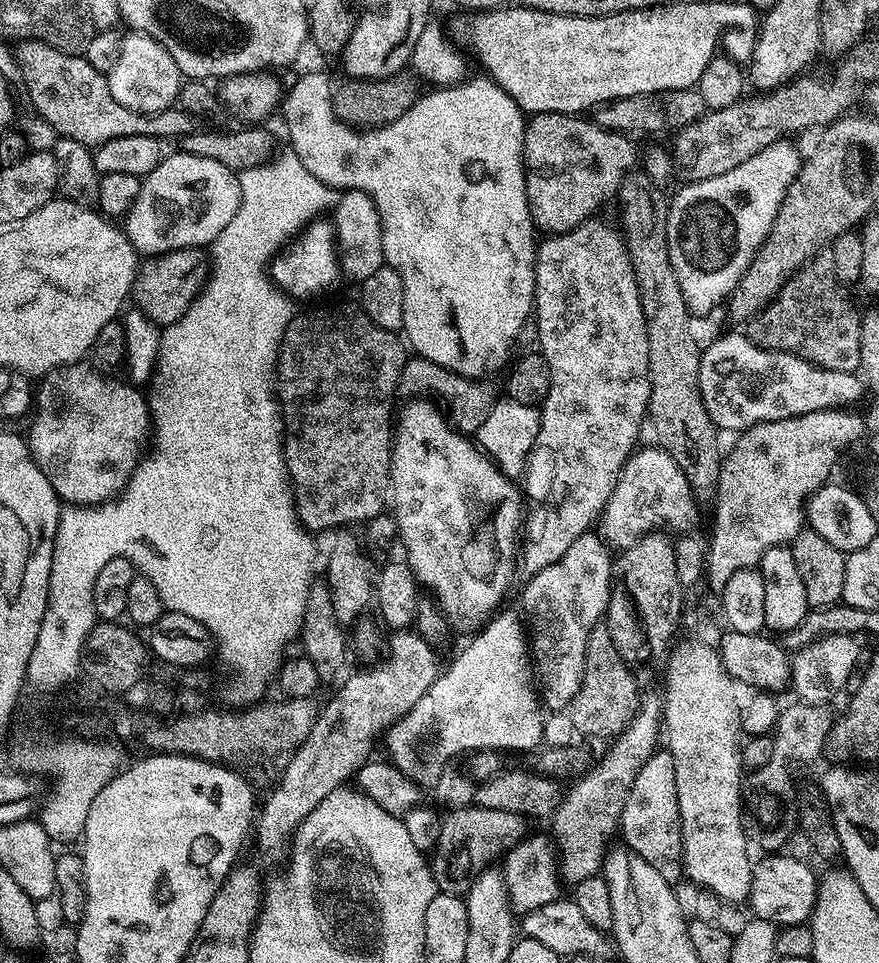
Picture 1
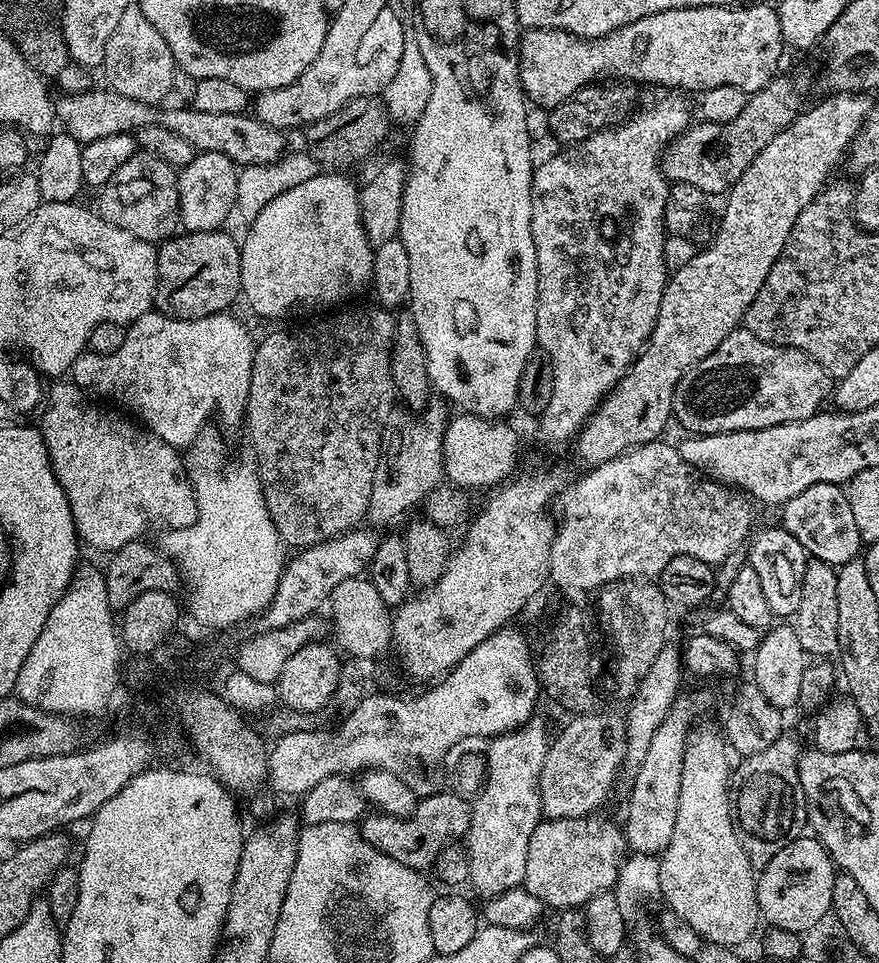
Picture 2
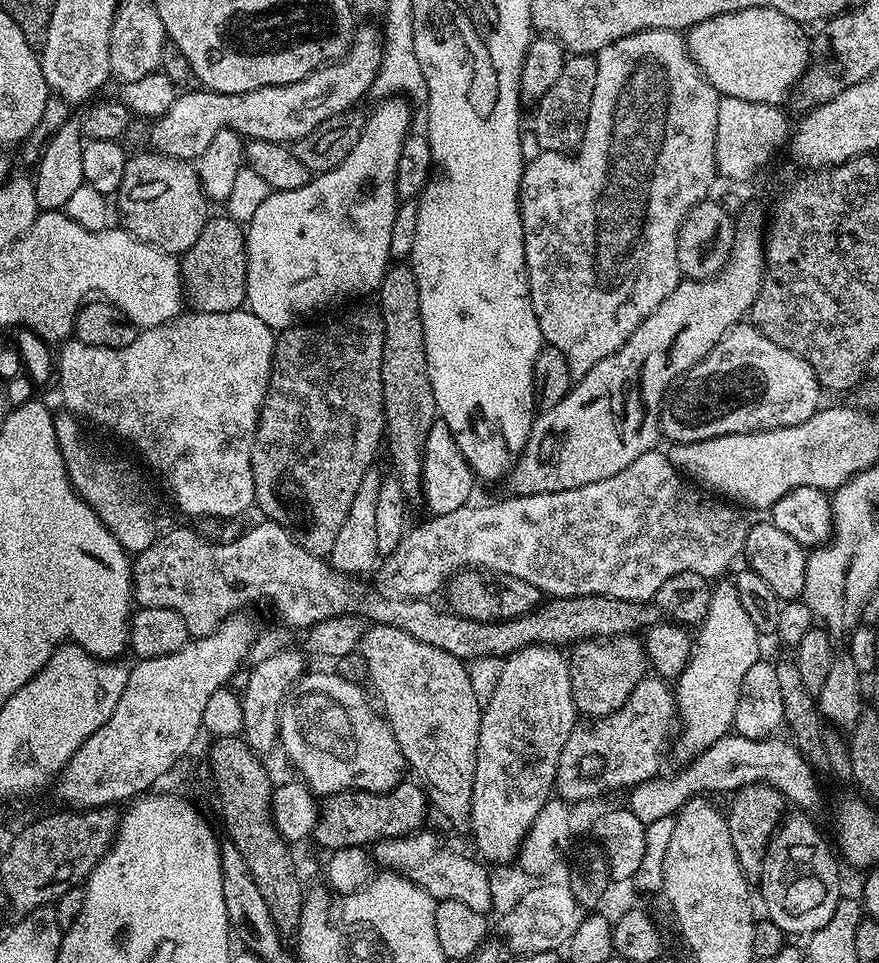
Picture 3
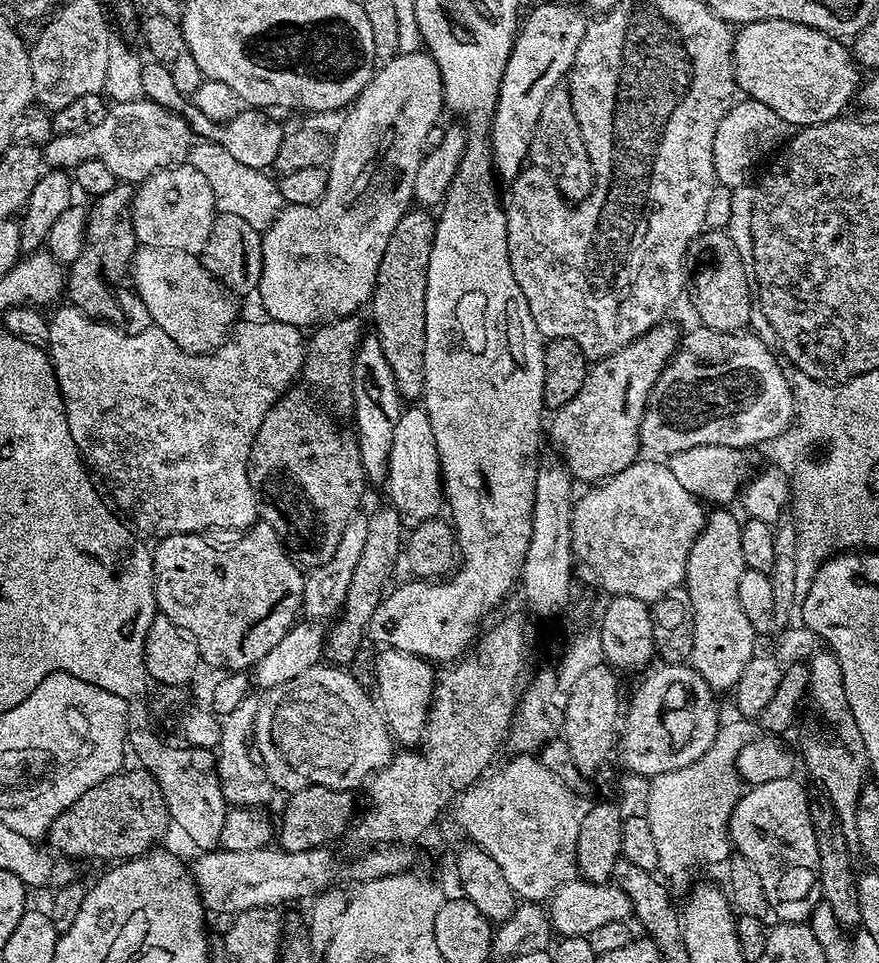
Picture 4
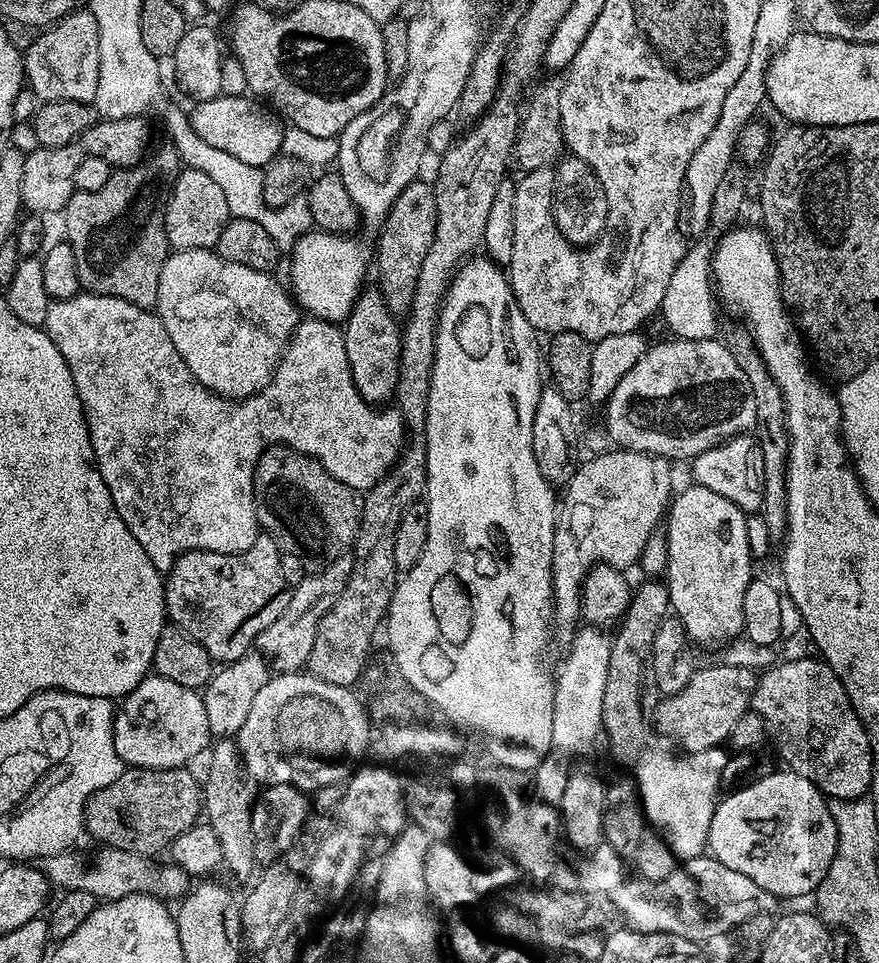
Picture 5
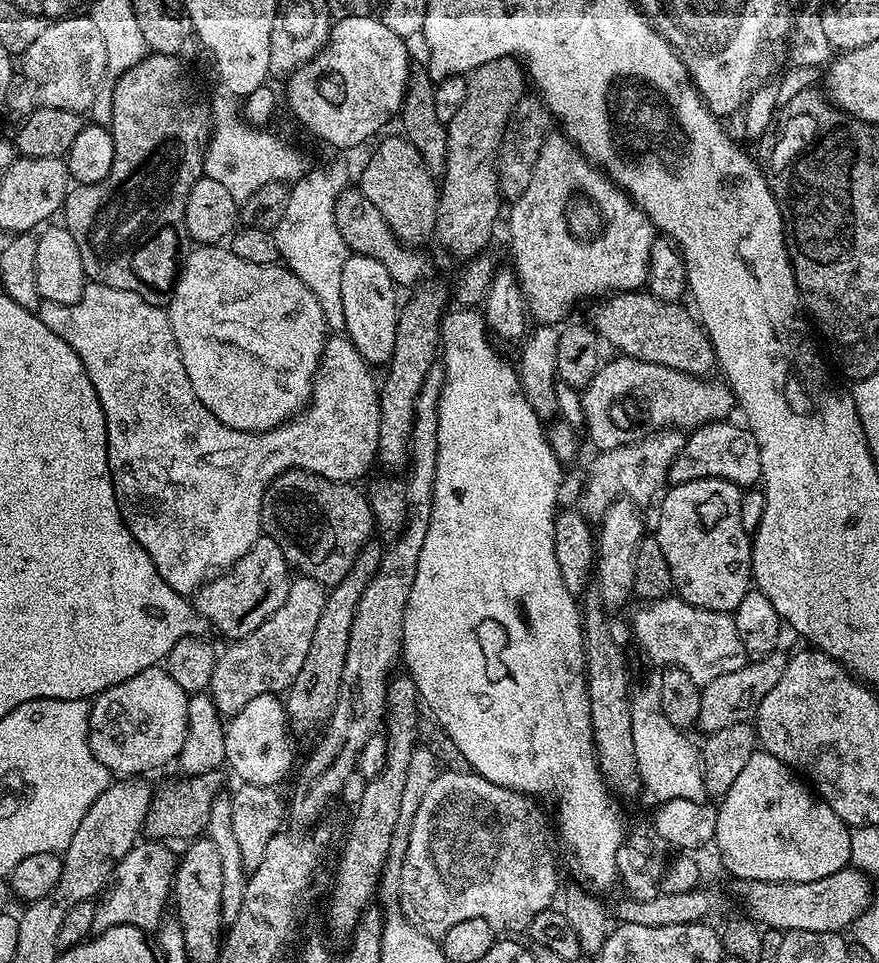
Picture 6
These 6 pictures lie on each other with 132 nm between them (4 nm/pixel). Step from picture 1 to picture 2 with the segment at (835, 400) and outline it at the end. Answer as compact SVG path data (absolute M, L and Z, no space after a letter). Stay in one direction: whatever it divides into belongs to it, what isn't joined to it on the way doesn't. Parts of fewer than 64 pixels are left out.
M741 326L731 332L700 364L696 364L678 382L672 399L672 414L675 423L685 428L685 433L709 436L719 432L762 430L779 424L789 424L815 416L821 411L820 404L830 396L830 377L802 350L779 348L777 344L762 342L753 332Z

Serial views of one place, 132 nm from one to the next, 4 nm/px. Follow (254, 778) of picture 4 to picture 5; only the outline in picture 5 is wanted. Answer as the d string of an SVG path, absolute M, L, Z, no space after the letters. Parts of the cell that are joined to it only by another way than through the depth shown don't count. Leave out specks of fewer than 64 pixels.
M217 739L211 745L211 752L208 773L202 776L202 812L218 836L223 867L228 867L238 879L251 881L258 868L252 833L252 806L258 795L258 784L244 765L235 739Z

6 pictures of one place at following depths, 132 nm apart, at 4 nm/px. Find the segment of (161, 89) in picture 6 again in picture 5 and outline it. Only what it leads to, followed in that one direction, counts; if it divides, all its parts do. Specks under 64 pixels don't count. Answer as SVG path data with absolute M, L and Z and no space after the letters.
M164 142L157 152L149 151L137 164L112 171L110 178L106 178L106 186L101 186L99 190L73 191L69 195L62 219L64 228L68 231L66 241L73 248L77 278L80 279L83 291L122 298L139 308L155 309L158 278L170 255L170 245L164 229L164 206L180 171L182 165L179 154L171 143Z

